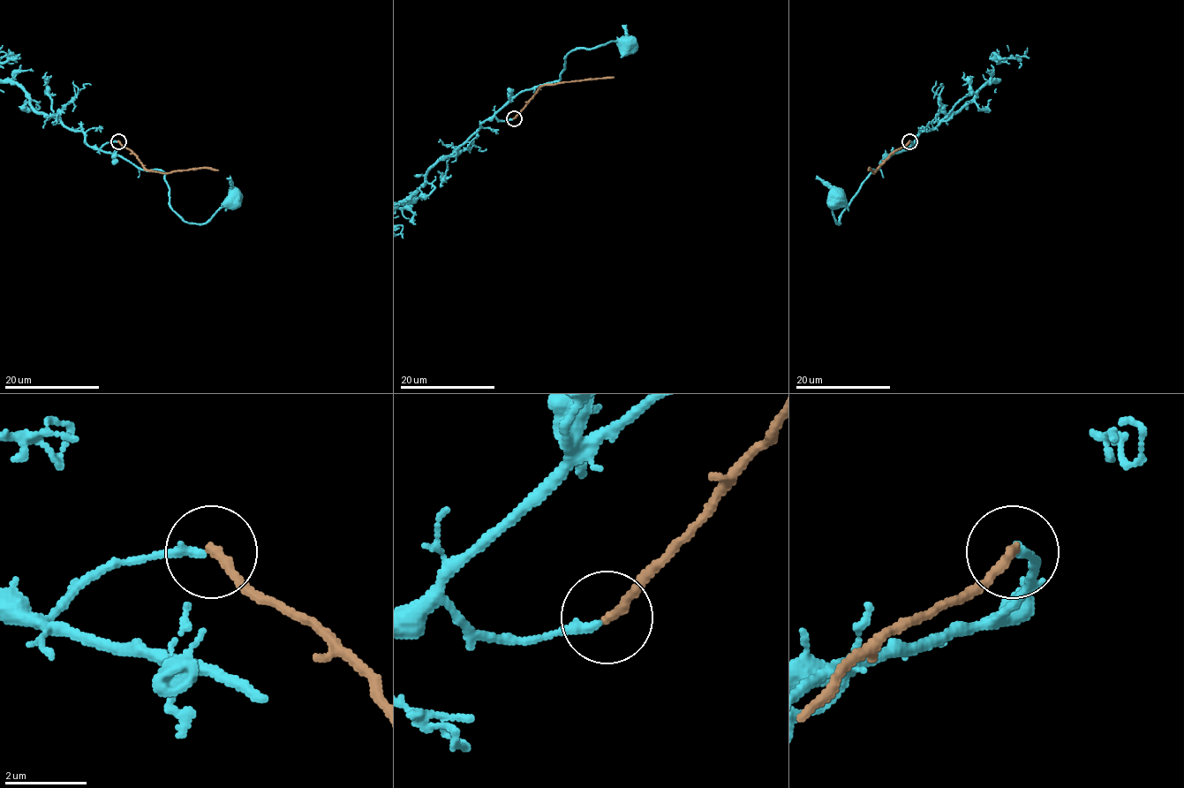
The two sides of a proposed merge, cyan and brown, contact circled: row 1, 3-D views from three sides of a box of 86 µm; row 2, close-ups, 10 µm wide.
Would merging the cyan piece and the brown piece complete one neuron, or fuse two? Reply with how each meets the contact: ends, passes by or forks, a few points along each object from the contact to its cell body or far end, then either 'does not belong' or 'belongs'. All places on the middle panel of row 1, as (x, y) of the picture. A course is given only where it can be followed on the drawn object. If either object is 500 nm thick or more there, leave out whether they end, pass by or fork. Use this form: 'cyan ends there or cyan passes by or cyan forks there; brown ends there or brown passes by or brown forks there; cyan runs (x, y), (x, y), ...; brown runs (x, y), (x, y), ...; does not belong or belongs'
cyan ends there; brown ends there; cyan runs (513, 119), (501, 120), (495, 114), (519, 93), (557, 81), (564, 57), (572, 50), (616, 41), (630, 47); brown runs (513, 117), (544, 85), (614, 76); does not belong

